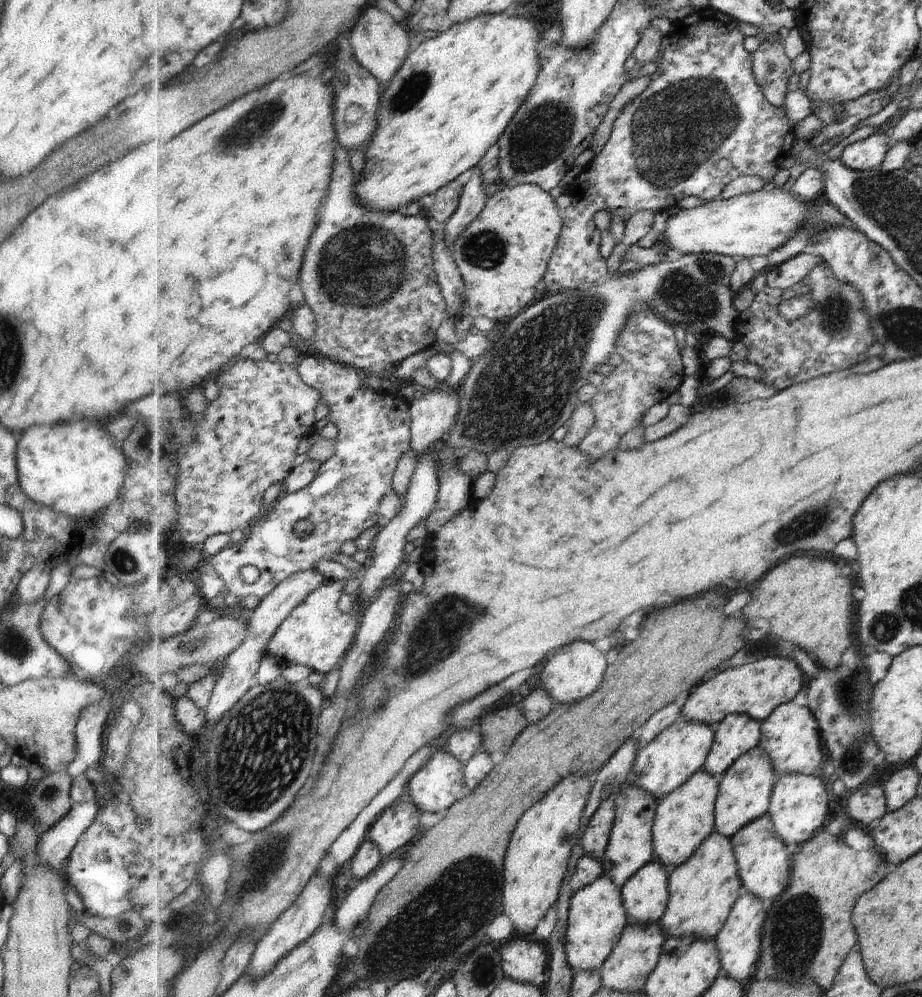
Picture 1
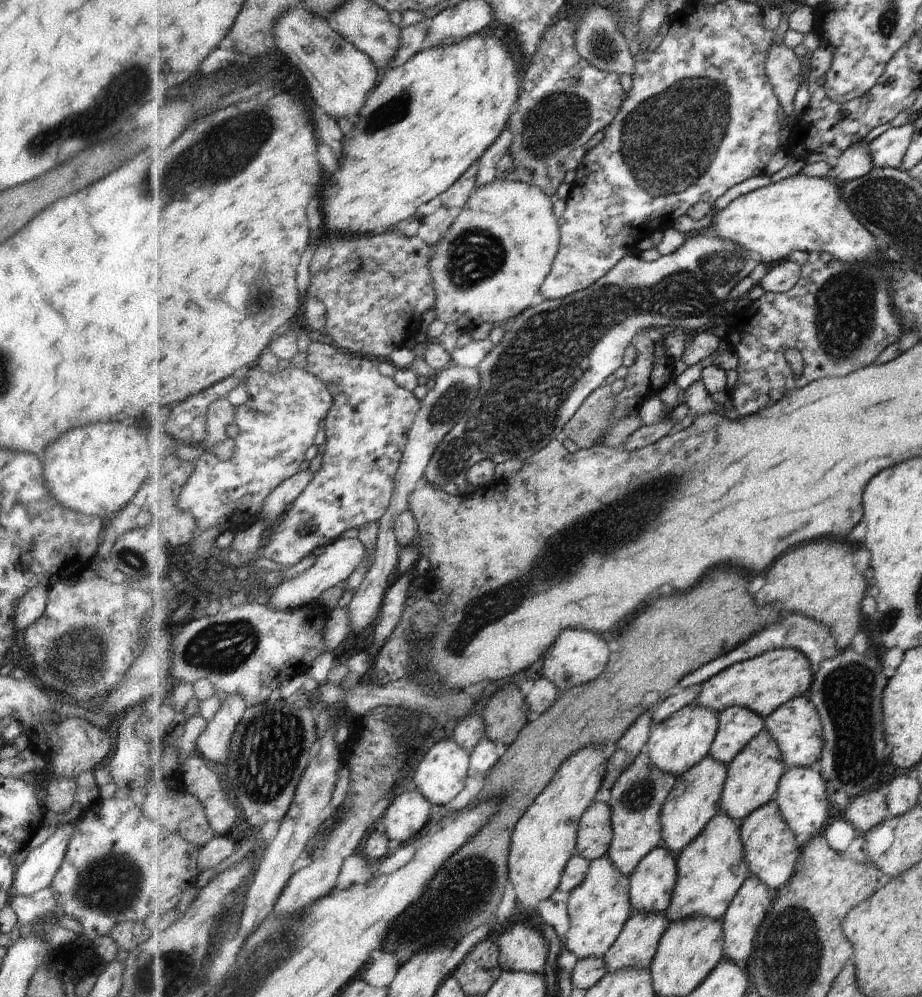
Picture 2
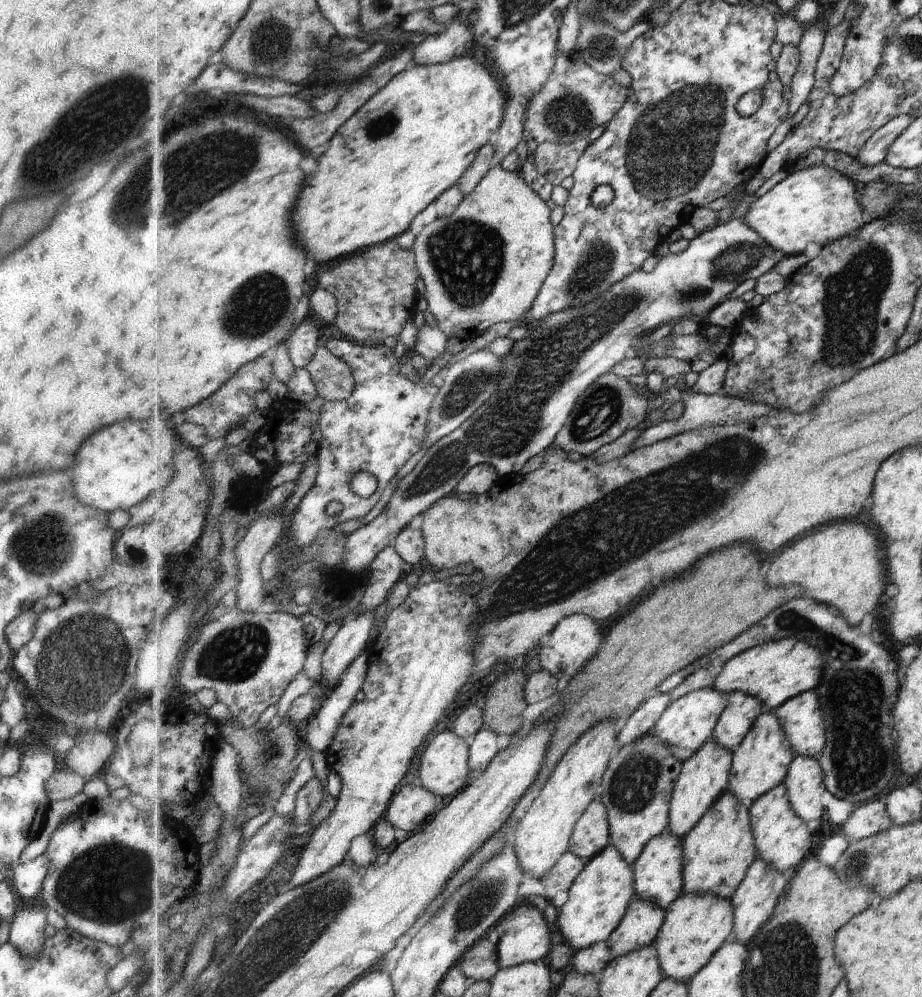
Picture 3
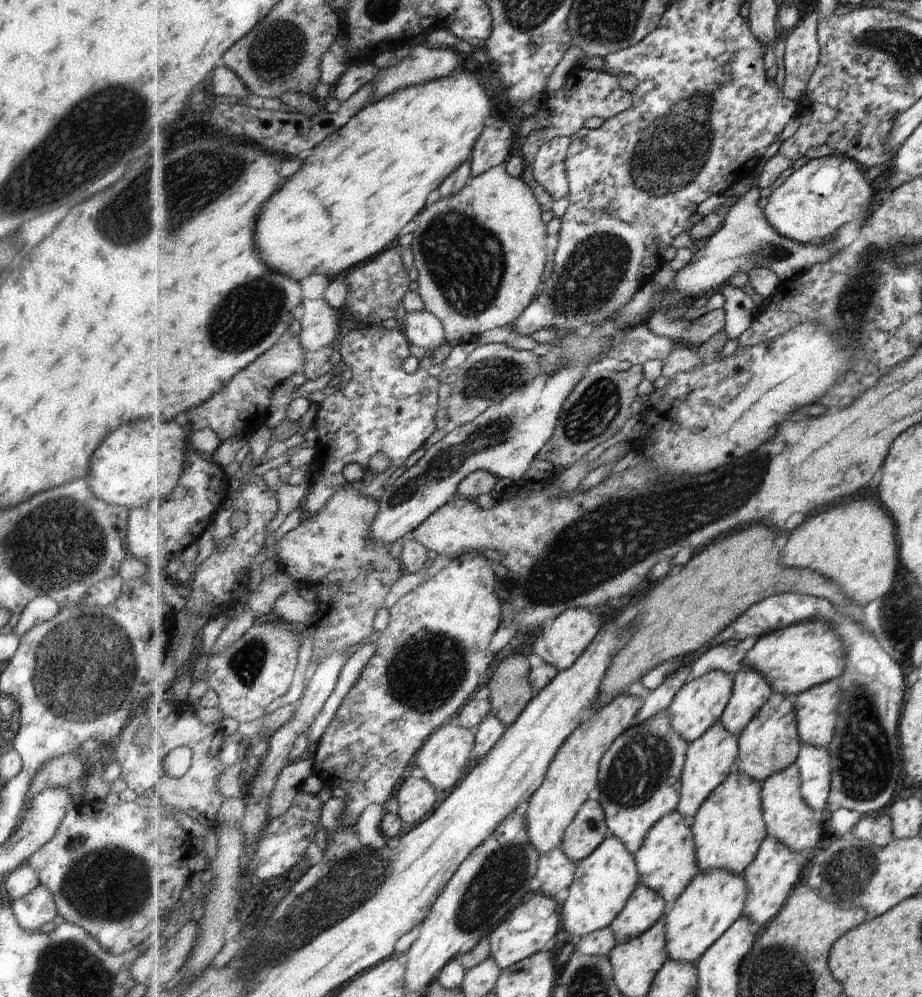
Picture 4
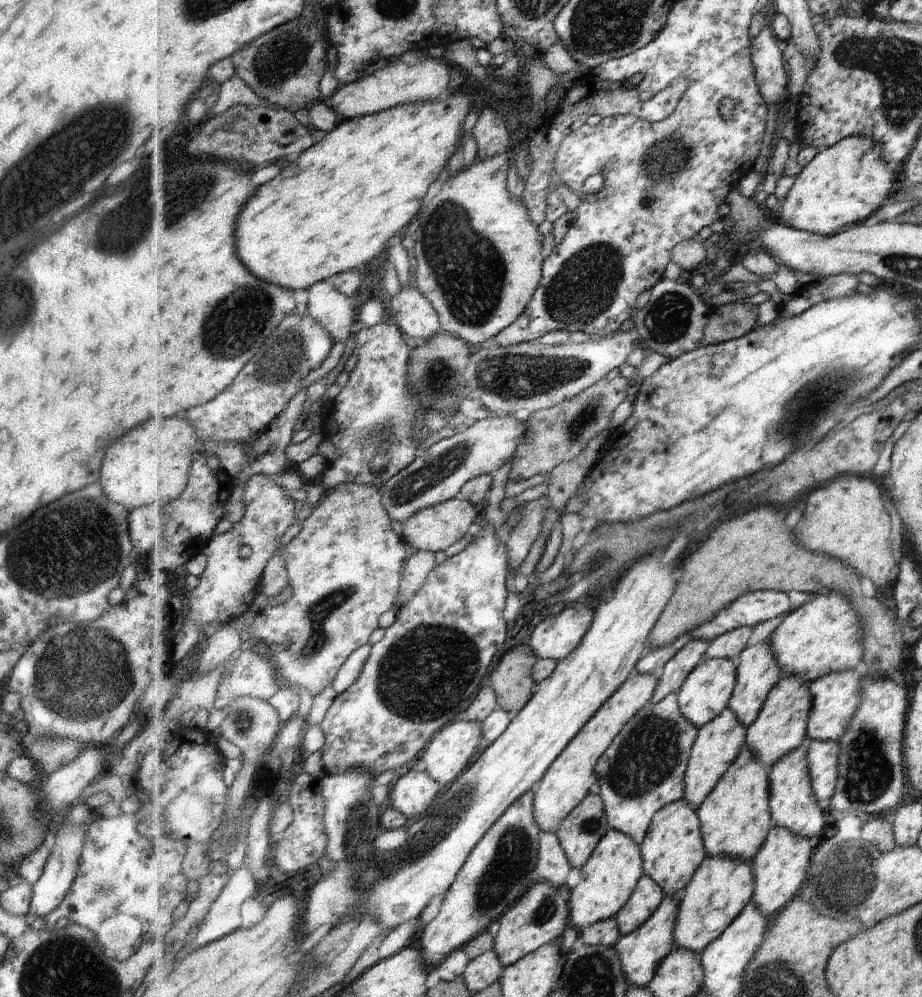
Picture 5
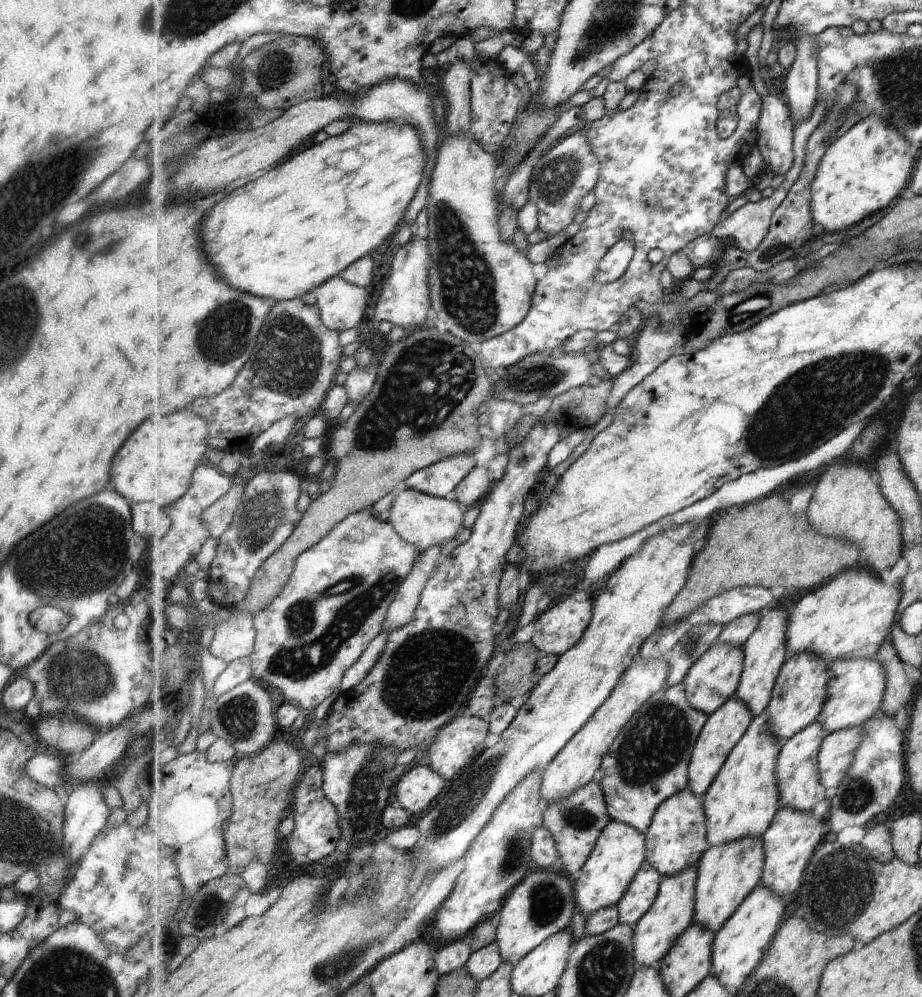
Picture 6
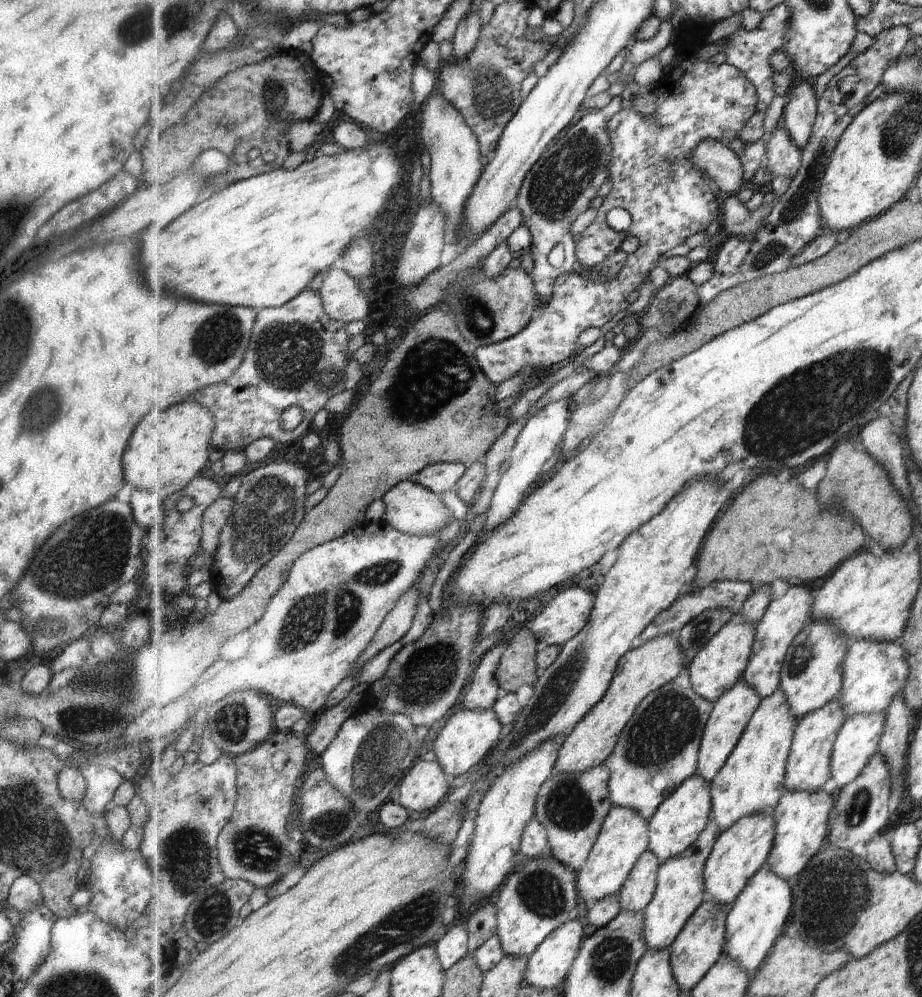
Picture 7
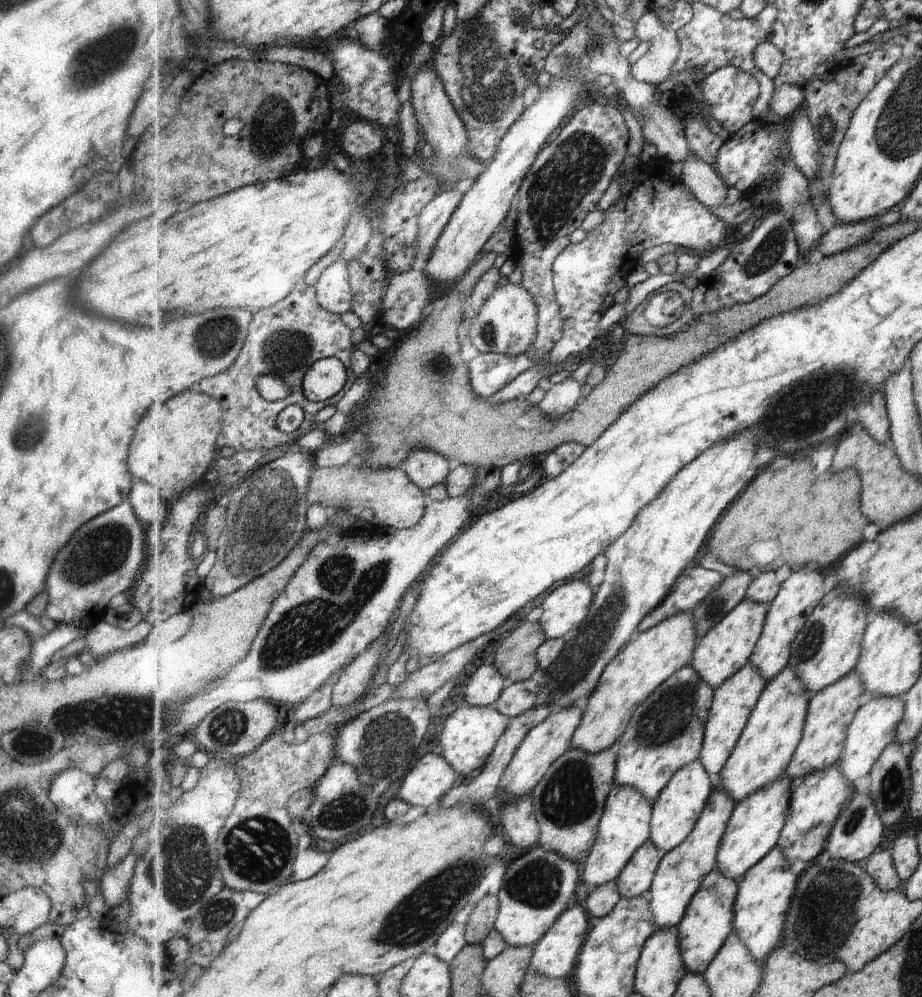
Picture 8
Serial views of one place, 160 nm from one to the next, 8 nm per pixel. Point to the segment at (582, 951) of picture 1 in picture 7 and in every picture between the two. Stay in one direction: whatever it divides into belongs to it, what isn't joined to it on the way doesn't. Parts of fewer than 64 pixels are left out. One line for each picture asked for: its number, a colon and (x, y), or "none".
2: (599, 908)
3: (599, 899)
4: (604, 882)
5: (609, 879)
6: (620, 853)
7: (625, 836)

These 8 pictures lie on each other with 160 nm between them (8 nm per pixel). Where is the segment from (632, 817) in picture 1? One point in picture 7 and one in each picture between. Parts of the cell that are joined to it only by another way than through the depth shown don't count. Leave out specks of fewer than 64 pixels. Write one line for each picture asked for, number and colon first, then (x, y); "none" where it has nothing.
2: (637, 797)
3: (637, 790)
4: (640, 778)
5: (644, 771)
6: (650, 763)
7: (666, 733)

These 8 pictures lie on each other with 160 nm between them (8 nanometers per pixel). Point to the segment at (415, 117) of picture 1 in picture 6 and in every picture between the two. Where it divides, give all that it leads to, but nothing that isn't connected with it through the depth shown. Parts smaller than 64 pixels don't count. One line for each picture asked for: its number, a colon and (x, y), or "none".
2: (425, 124)
3: (415, 139)
4: (356, 192)
5: (367, 178)
6: (299, 225)

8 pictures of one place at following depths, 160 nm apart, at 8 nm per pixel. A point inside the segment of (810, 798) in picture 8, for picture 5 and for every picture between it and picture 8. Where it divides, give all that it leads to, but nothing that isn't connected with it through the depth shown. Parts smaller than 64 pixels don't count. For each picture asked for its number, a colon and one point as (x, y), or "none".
5: (781, 867)
6: (792, 841)
7: (802, 818)

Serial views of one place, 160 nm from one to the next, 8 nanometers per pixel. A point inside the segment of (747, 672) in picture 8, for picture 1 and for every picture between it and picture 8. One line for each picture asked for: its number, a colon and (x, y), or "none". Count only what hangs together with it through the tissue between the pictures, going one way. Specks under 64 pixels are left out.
1: (685, 817)
2: (695, 800)
3: (705, 777)
4: (711, 759)
5: (719, 743)
6: (724, 729)
7: (732, 713)

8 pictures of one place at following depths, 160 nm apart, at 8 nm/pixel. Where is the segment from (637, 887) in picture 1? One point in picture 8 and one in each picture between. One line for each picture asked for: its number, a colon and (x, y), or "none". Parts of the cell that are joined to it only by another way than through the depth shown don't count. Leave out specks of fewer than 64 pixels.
2: (652, 884)
3: (658, 872)
4: (667, 863)
5: (673, 849)
6: (678, 838)
7: (677, 824)
8: (678, 809)

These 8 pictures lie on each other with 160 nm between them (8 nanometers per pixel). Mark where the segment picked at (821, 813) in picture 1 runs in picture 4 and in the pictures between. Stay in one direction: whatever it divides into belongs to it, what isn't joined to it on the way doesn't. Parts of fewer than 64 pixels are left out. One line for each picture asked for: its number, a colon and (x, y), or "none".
2: (802, 795)
3: (805, 781)
4: (815, 763)

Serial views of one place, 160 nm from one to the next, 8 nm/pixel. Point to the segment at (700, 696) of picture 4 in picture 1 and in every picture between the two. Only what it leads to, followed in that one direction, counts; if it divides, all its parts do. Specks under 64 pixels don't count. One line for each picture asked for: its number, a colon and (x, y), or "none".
1: (667, 762)
2: (676, 744)
3: (687, 725)

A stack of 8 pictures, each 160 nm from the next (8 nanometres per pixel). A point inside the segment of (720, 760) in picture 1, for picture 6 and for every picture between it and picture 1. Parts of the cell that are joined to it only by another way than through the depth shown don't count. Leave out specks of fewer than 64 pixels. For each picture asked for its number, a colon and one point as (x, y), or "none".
2: (739, 725)
3: (742, 711)
4: (752, 691)
5: (758, 672)
6: (766, 651)

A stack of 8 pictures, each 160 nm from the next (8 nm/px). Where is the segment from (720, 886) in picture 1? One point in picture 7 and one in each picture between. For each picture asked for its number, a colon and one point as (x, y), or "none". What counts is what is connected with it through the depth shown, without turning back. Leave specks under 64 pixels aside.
2: (712, 869)
3: (719, 851)
4: (729, 829)
5: (736, 818)
6: (742, 803)
7: (753, 780)

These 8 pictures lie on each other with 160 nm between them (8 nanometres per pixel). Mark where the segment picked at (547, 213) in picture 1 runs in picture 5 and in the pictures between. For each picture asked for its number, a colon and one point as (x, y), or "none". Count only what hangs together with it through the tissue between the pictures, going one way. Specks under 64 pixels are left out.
2: (493, 261)
3: (501, 235)
4: (490, 237)
5: (480, 257)

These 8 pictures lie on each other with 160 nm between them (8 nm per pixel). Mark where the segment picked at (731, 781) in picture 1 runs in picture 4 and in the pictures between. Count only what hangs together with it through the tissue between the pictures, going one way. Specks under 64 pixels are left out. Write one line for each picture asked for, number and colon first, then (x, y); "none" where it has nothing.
2: (754, 775)
3: (762, 762)
4: (771, 743)

